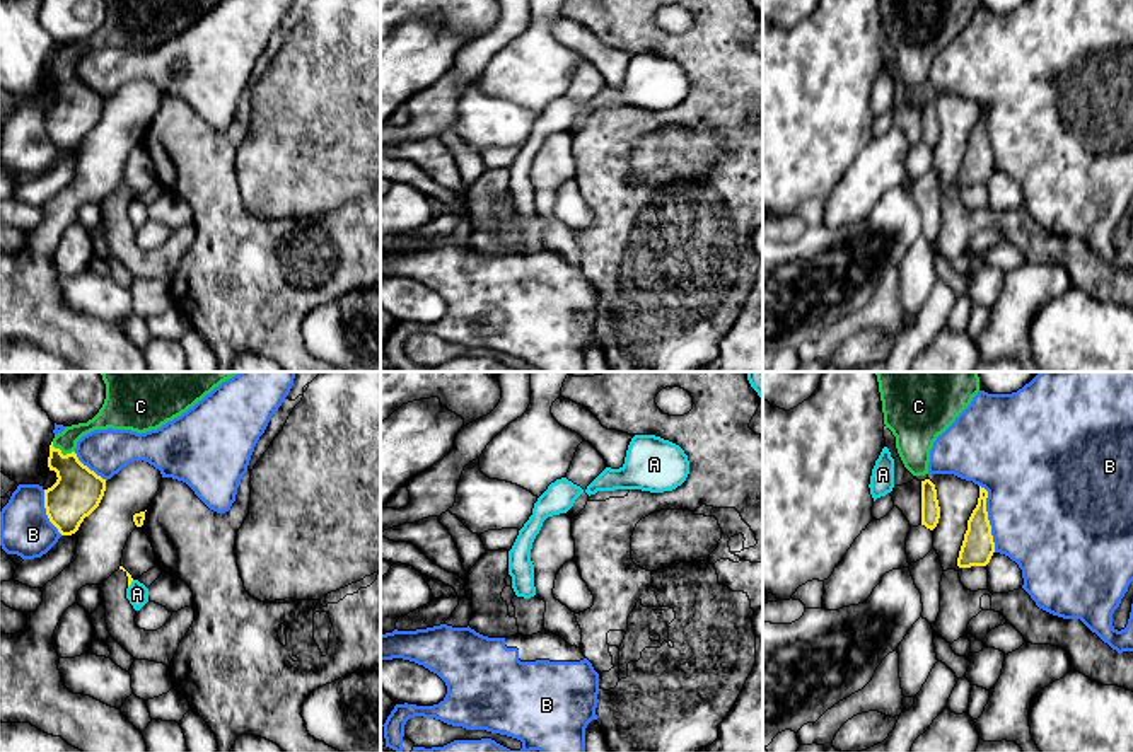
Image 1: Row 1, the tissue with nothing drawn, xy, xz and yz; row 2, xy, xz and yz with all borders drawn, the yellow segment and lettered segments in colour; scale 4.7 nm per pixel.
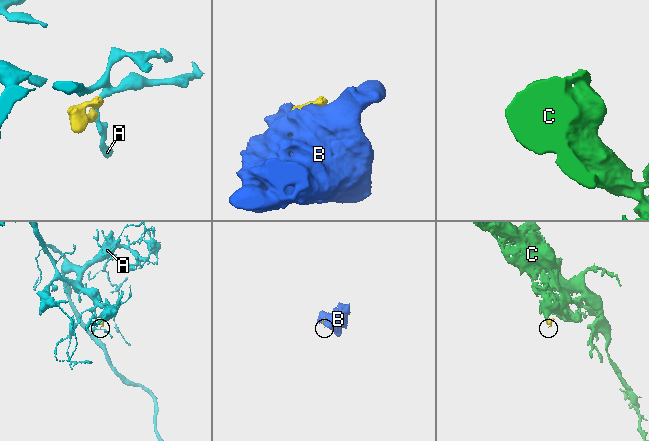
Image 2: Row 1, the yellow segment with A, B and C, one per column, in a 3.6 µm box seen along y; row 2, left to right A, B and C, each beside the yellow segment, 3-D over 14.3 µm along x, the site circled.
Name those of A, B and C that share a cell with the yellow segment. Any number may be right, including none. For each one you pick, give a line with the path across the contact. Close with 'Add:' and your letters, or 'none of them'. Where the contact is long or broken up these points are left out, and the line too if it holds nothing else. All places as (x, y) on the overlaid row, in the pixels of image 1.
Add: C

